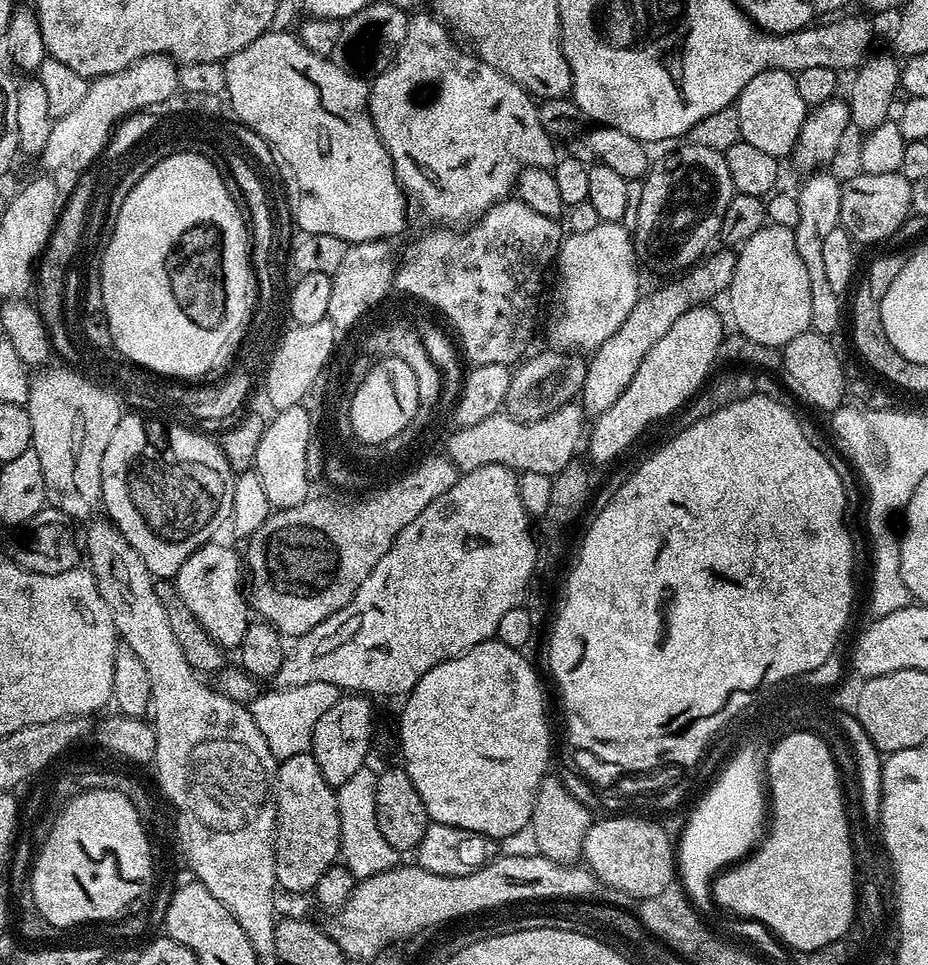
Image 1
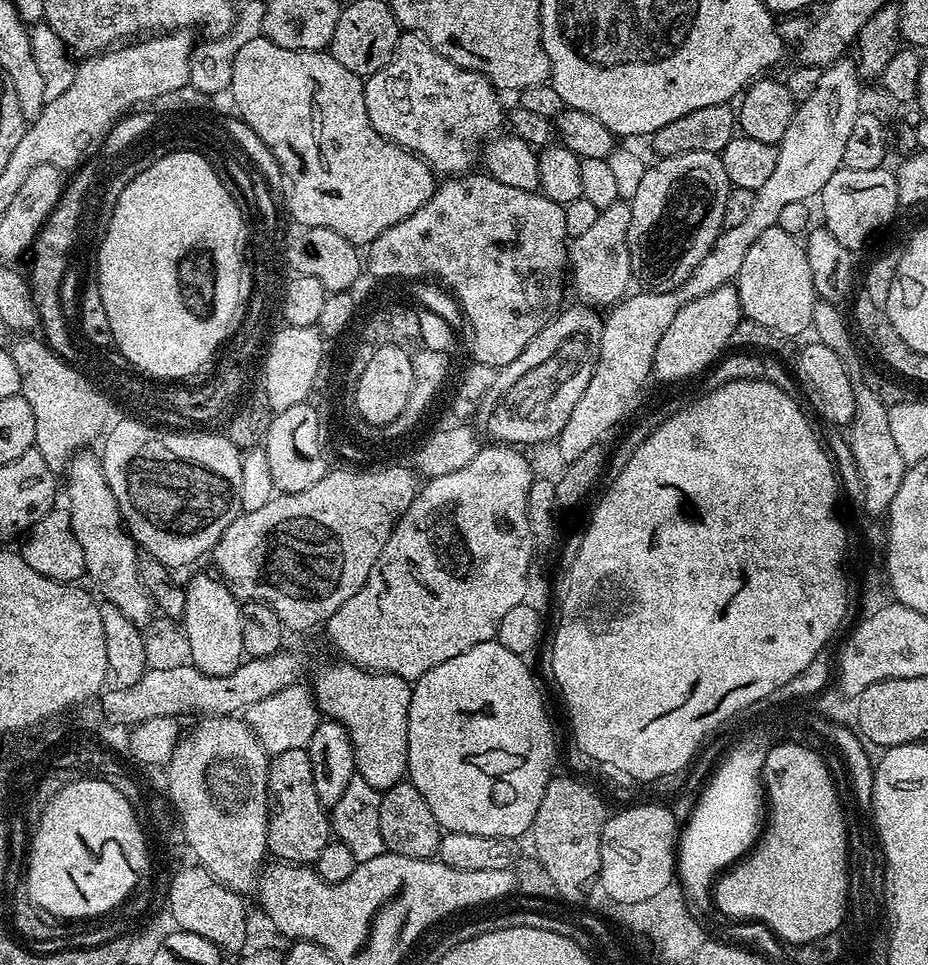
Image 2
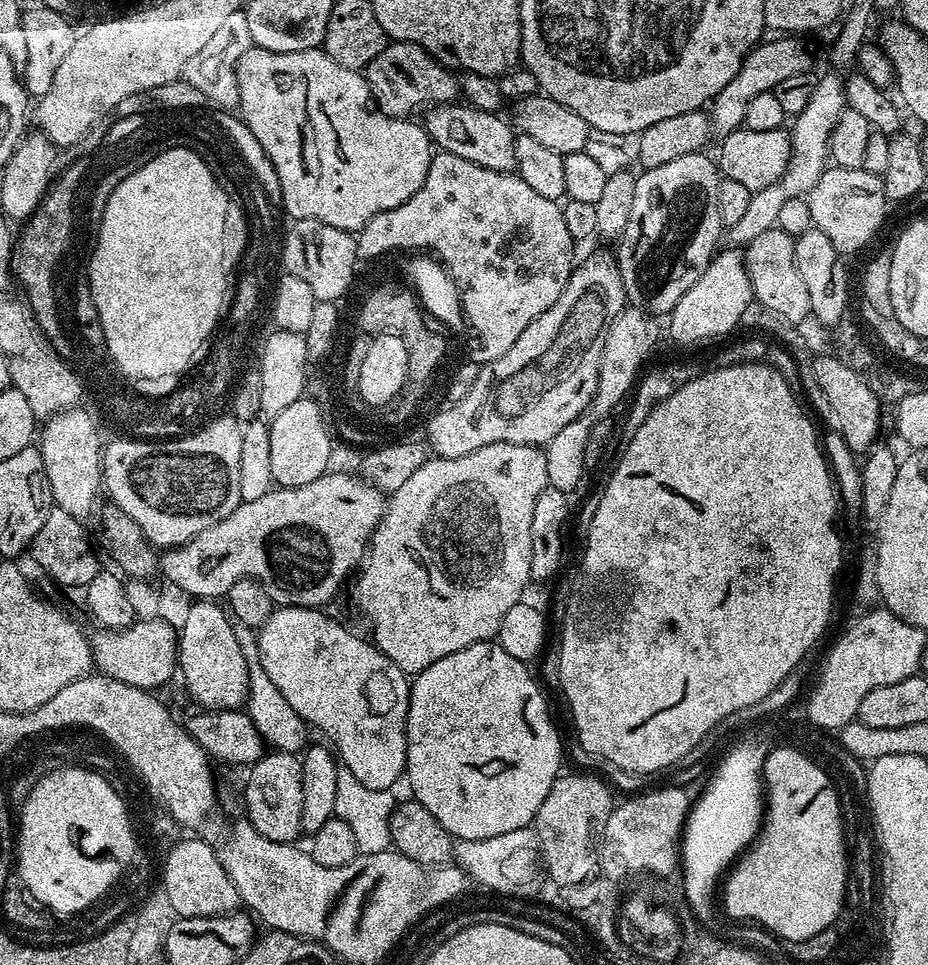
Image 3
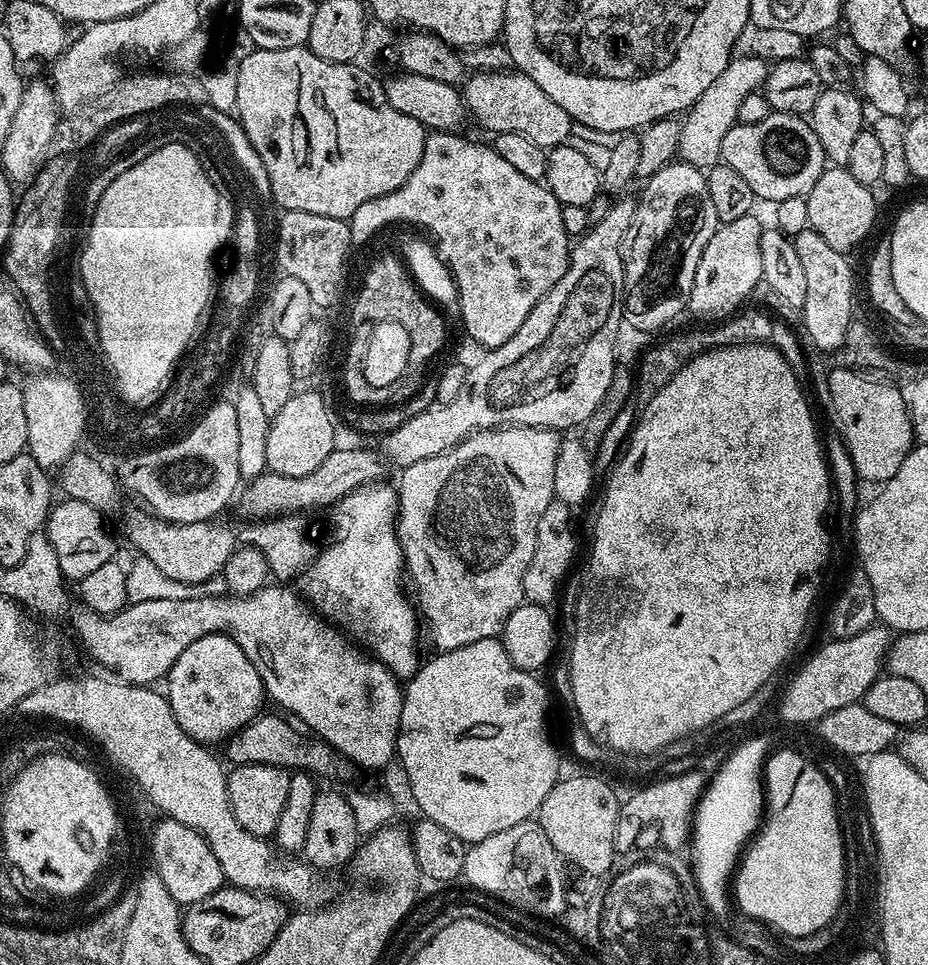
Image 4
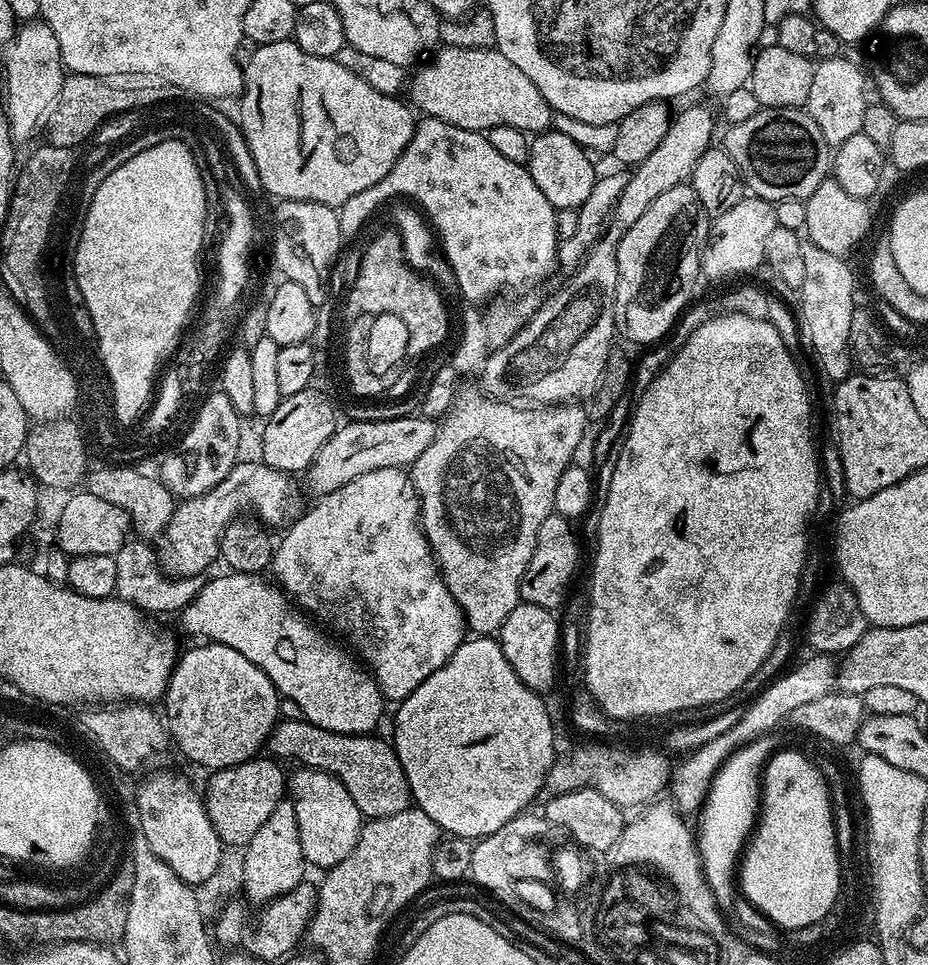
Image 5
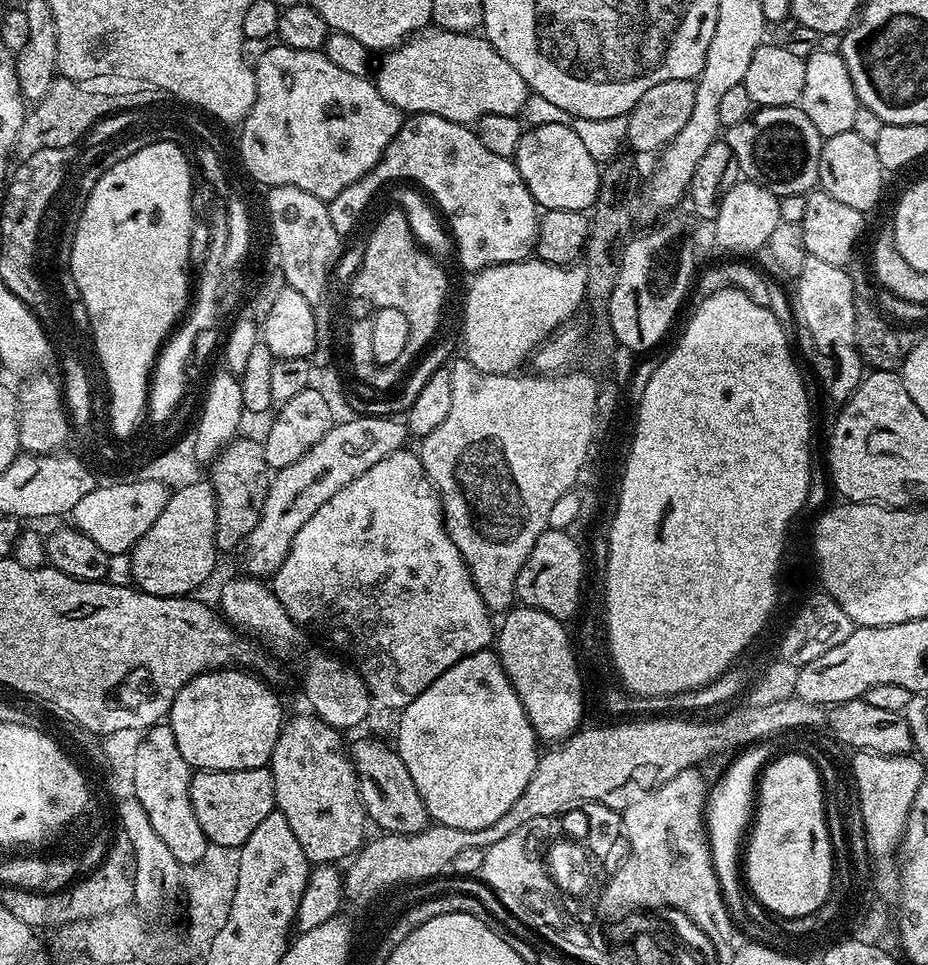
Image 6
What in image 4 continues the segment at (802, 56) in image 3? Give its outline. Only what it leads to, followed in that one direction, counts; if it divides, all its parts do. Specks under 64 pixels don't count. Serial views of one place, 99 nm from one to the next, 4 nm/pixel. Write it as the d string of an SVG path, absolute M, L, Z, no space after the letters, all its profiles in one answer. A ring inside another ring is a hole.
M740 56L729 60L726 70L710 82L702 98L694 102L683 117L680 125L680 149L678 156L683 163L692 164L701 170L707 170L721 163L722 138L738 122L738 109L746 99L746 94L763 89L764 79L768 77L769 61L759 60L756 56Z

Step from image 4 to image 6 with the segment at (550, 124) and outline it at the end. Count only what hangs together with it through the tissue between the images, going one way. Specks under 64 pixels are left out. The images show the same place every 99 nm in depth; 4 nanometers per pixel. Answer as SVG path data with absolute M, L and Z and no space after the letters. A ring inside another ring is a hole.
M429 26L391 56L380 72L379 83L401 113L429 112L471 125L490 114L519 117L528 102L530 89L522 74L483 35Z

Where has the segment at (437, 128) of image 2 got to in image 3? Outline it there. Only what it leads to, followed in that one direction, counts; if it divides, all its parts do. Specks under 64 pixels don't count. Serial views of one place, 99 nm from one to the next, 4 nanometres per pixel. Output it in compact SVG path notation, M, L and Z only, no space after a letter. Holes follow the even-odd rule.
M410 42L385 43L382 54L363 69L363 74L372 91L375 107L387 116L408 118L416 114L412 112L419 113L429 106L455 101L458 96L457 77L422 46Z

